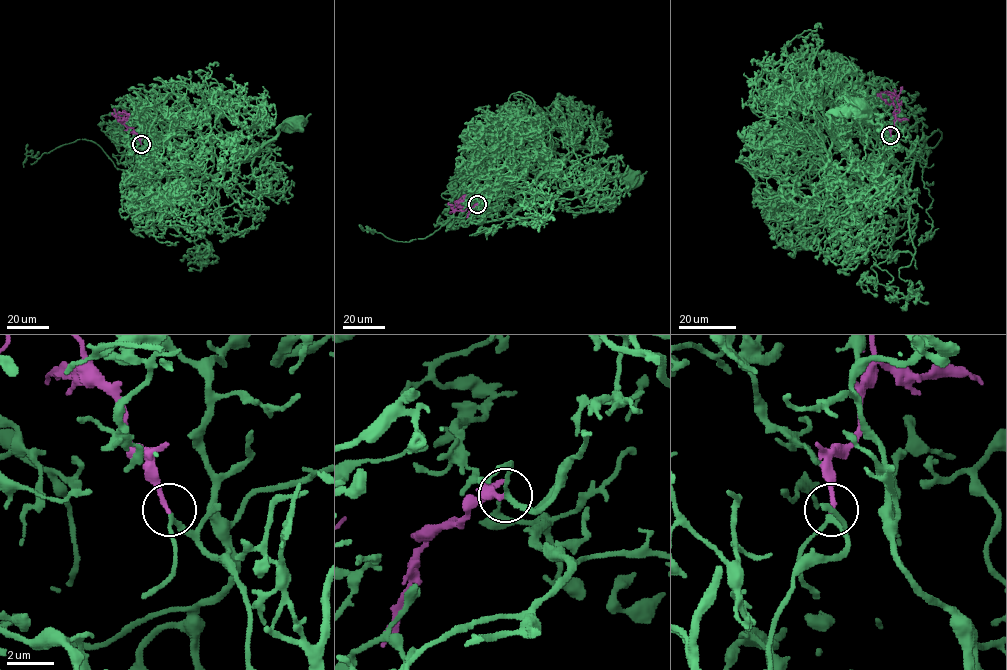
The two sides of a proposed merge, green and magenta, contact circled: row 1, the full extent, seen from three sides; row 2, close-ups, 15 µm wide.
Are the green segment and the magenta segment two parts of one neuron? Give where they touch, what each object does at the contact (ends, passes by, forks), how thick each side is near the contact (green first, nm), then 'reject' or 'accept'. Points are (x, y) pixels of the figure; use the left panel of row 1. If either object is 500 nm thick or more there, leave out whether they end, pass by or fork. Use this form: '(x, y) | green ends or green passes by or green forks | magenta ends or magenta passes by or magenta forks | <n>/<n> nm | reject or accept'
(141, 144) | green passes by | magenta ends | 170/200 nm | accept

